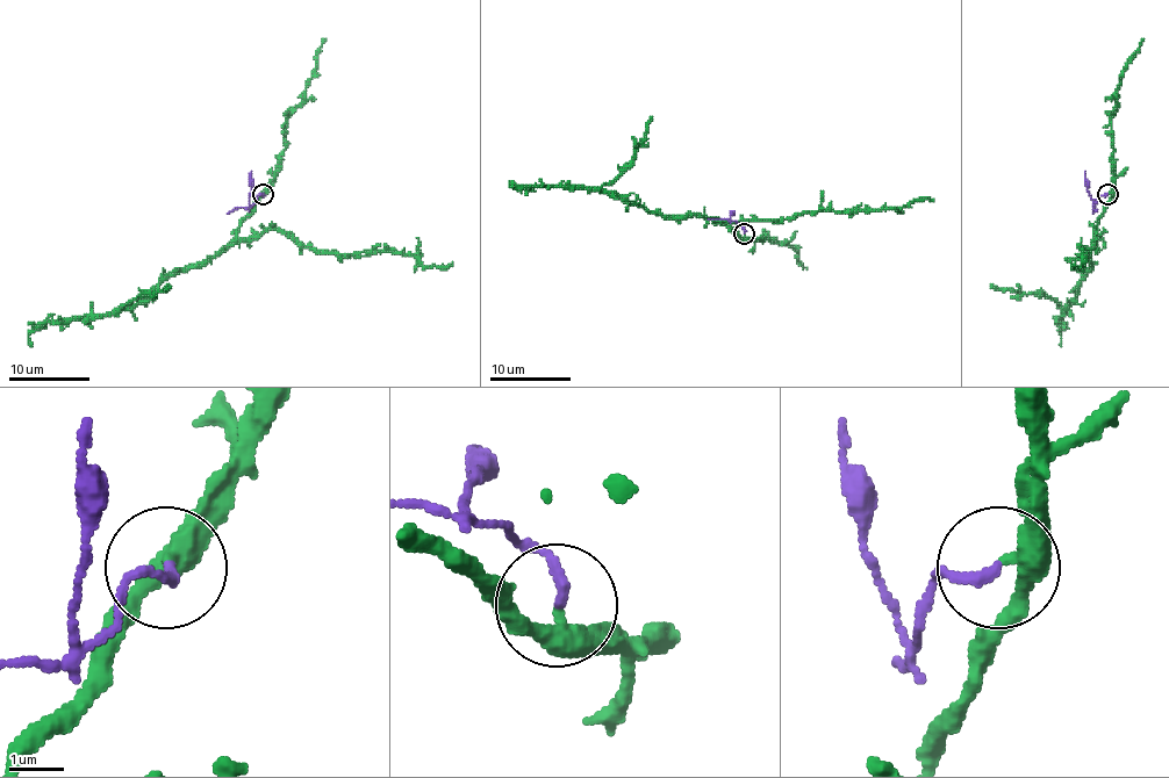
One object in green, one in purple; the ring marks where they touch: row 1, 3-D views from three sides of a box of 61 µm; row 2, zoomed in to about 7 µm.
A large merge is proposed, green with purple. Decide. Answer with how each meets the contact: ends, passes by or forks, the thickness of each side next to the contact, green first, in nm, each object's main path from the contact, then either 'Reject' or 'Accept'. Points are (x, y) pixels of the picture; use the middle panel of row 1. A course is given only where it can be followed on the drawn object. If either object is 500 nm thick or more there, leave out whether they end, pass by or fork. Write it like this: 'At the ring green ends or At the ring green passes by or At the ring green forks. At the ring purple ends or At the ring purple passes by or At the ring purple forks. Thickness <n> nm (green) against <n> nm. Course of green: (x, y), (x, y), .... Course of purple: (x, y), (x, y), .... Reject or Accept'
At the ring green passes by. At the ring purple ends. Thickness 360 nm (green) against 180 nm. Course of green: (744, 233), (740, 237), (707, 217), (647, 213), (617, 193), (587, 187), (513, 187). Course of purple: (744, 233), (730, 218), (732, 211). Reject

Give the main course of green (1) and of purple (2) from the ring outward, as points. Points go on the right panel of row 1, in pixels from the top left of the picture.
1: (1107, 193), (1111, 201), (1097, 223), (1087, 274), (1081, 280), (1078, 292), (1061, 314), (1061, 346)
2: (1107, 193), (1099, 195), (1095, 206), (1085, 171)

